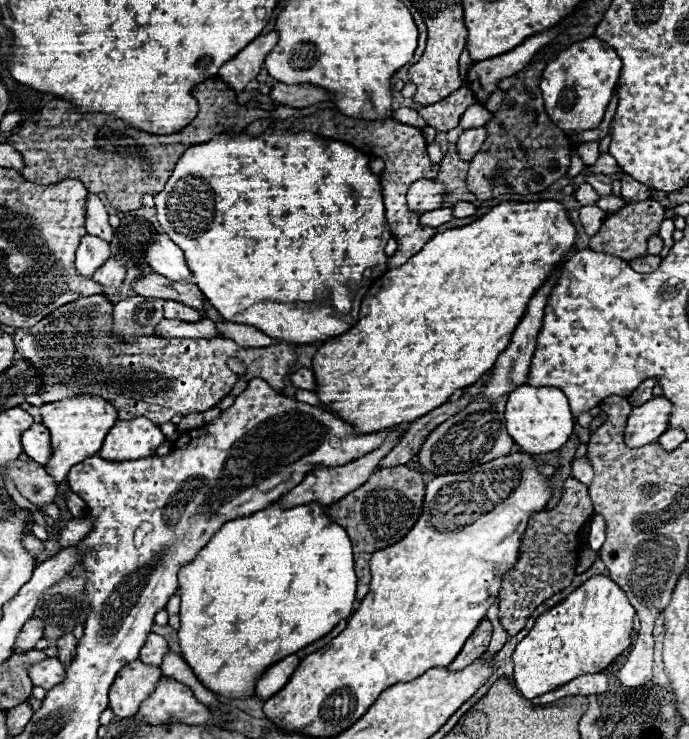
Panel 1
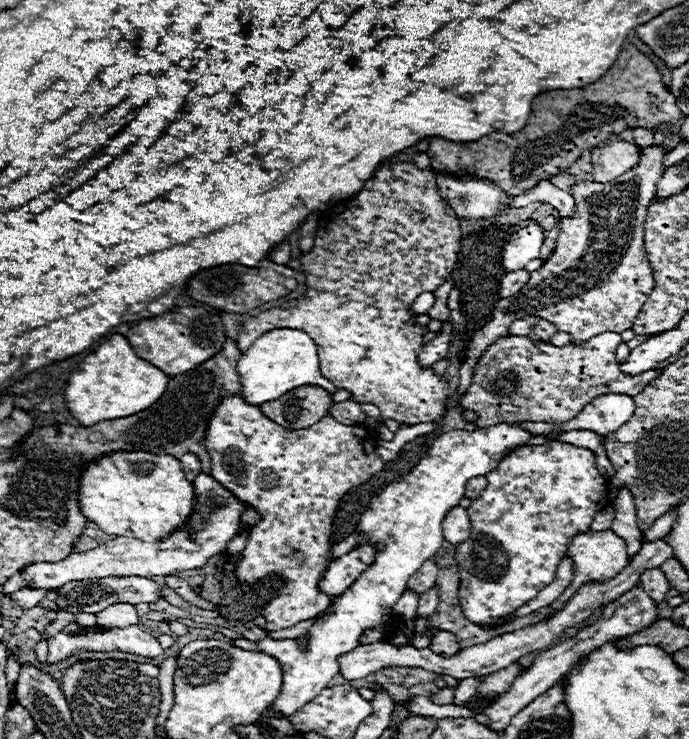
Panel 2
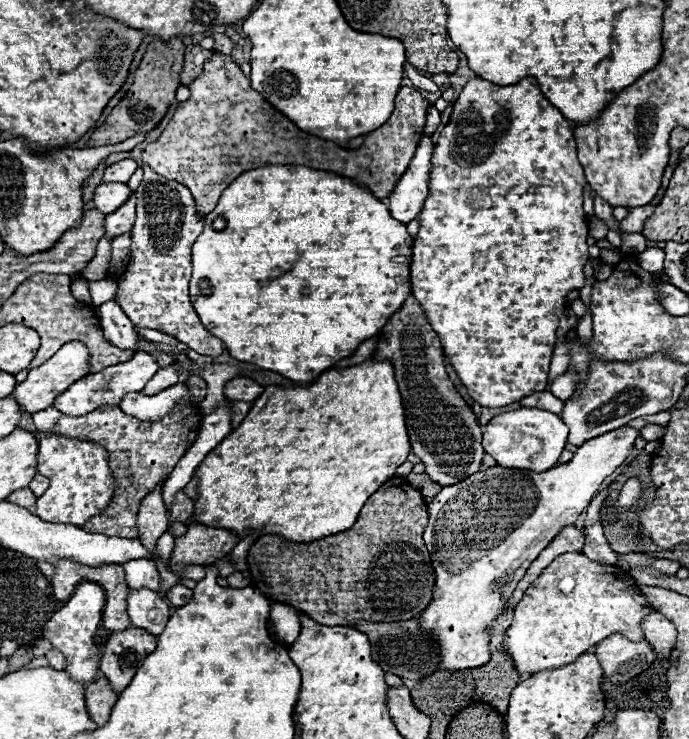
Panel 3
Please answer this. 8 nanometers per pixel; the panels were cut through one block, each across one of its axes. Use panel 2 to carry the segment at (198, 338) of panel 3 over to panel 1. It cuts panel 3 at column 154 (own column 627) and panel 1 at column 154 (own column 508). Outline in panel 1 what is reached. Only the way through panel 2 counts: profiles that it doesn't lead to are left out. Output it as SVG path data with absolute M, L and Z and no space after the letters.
M132 296L114 304L114 334L124 342L154 334L154 326L164 318L164 298Z

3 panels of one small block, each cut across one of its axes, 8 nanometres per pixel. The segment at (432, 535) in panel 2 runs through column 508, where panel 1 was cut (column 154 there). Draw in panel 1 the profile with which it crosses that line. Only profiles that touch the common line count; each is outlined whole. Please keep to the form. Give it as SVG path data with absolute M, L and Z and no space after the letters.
M138 416L132 420L116 420L104 438L98 456L114 462L138 460L152 456L162 442L166 442L166 436L148 418Z

